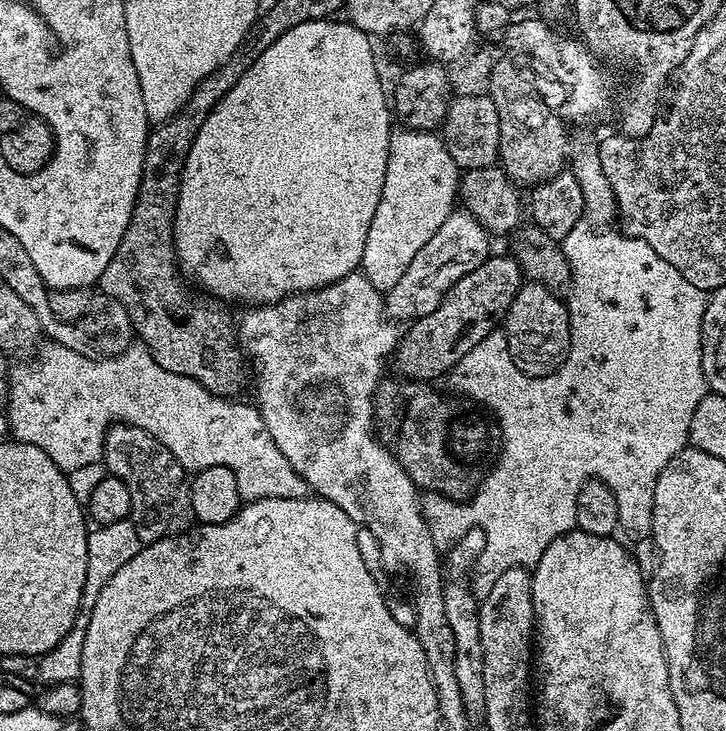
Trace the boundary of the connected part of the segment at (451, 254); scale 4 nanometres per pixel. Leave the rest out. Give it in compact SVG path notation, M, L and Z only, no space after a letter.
M453 210L438 226L438 234L414 254L414 259L410 261L410 266L406 266L406 274L394 282L394 286L386 293L386 311L393 321L411 322L430 314L430 310L438 310L442 298L452 289L454 282L470 270L482 266L482 262L488 259L490 249L488 249L490 234L474 218L463 210Z

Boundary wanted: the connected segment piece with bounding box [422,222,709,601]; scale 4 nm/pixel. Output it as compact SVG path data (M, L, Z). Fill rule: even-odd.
M581 222L574 226L562 243L572 271L572 282L566 300L572 306L584 304L584 320L577 319L573 323L572 345L568 351L568 356L555 372L548 376L527 376L522 370L518 370L516 363L512 361L506 334L502 330L497 330L486 334L486 338L482 338L482 342L478 342L478 346L474 346L474 350L470 350L470 354L466 354L466 358L459 360L450 373L452 388L456 391L453 393L479 402L498 421L500 425L500 454L496 457L495 465L489 468L487 476L484 477L479 488L467 502L449 500L447 496L442 496L438 492L429 492L423 497L422 507L424 521L428 523L430 534L438 546L451 546L470 529L483 528L486 546L474 565L474 575L470 580L472 592L477 601L484 600L486 594L490 594L494 582L498 582L498 578L500 575L506 574L506 570L535 565L536 560L542 558L546 546L550 546L550 542L554 542L554 538L576 528L578 490L589 478L599 478L606 486L610 486L610 490L618 502L620 528L624 530L636 528L638 535L647 537L652 531L654 486L658 482L658 474L662 474L662 466L666 466L666 462L670 462L670 458L674 458L674 454L681 452L689 443L690 418L694 418L694 410L698 406L698 402L702 402L702 398L709 391L708 381L704 379L704 371L700 365L702 314L708 305L705 289L694 286L694 282L686 282L686 278L682 278L678 269L670 266L670 262L666 262L666 258L654 254L654 250L645 240L626 236L620 230L603 232L600 228L603 227L589 226L587 223Z

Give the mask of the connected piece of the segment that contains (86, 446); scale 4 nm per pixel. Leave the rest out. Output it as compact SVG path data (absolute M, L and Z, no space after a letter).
M48 342L35 356L36 360L20 364L12 372L6 408L9 433L15 439L38 446L38 450L46 450L46 454L50 454L50 458L66 474L100 462L104 454L106 426L123 422L144 428L158 438L158 442L162 442L162 446L166 446L166 450L170 450L170 454L174 454L174 458L178 458L180 465L189 473L195 474L210 466L226 466L234 478L238 478L238 490L245 501L309 495L308 483L297 474L294 466L290 466L290 462L286 462L286 454L282 454L274 438L270 438L259 408L251 403L239 404L241 401L236 398L214 396L194 378L162 370L147 348L133 346L114 358L91 360L66 346Z

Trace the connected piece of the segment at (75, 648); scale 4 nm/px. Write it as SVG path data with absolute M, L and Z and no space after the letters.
M131 519L119 520L93 527L88 533L88 545L86 546L86 582L84 593L80 599L80 609L74 618L72 628L50 651L39 657L41 685L61 684L62 682L77 683L82 670L82 645L86 643L86 626L90 626L90 614L94 610L94 602L98 602L98 594L102 594L102 586L134 558L134 554L140 552L142 545L138 538L138 530L134 530Z

